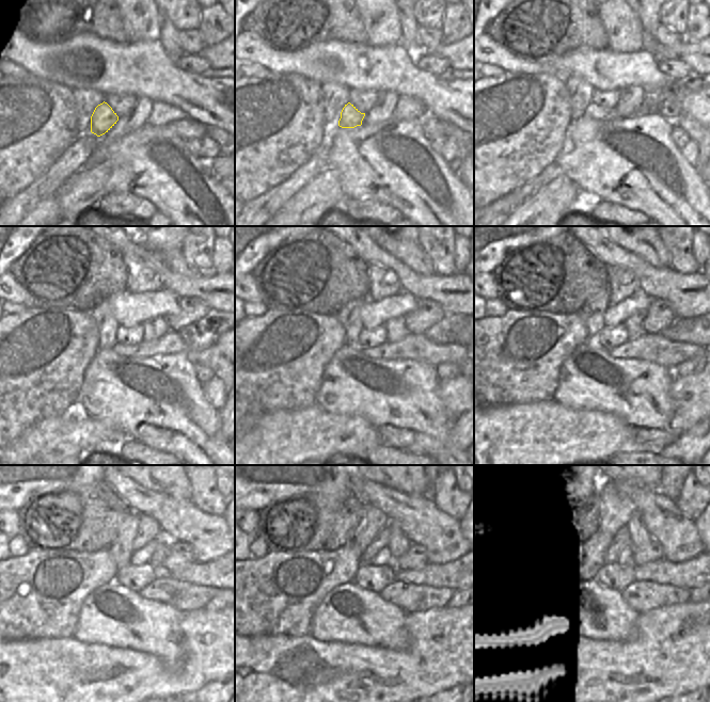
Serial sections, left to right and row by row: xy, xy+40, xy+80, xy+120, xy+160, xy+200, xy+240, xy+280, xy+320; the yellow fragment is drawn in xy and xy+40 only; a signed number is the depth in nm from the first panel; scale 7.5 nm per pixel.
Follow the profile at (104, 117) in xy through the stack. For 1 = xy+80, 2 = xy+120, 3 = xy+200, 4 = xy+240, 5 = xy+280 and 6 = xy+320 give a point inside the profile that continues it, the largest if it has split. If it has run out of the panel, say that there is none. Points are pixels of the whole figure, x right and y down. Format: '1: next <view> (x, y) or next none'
1: next xy+80 (594, 111)
2: next xy+120 (172, 342)
3: next xy+200 (657, 349)
4: next xy+240 (185, 596)
5: next xy+280 (410, 597)
6: next xy+320 (643, 595)

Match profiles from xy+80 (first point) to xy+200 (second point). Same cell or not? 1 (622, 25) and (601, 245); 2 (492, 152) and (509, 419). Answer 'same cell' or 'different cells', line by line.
1: different cells
2: different cells

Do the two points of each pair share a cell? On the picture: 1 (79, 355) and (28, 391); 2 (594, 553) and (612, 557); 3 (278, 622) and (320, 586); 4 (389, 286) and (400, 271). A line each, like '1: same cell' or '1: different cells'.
1: same cell
2: different cells
3: same cell
4: different cells

